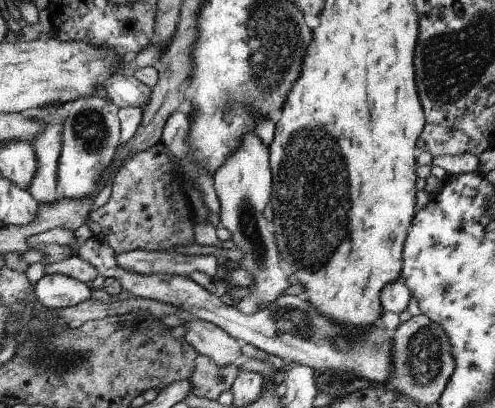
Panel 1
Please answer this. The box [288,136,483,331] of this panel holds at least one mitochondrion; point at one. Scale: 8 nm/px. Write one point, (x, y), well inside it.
(445, 290)

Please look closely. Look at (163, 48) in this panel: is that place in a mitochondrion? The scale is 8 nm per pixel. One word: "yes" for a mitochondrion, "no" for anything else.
no

